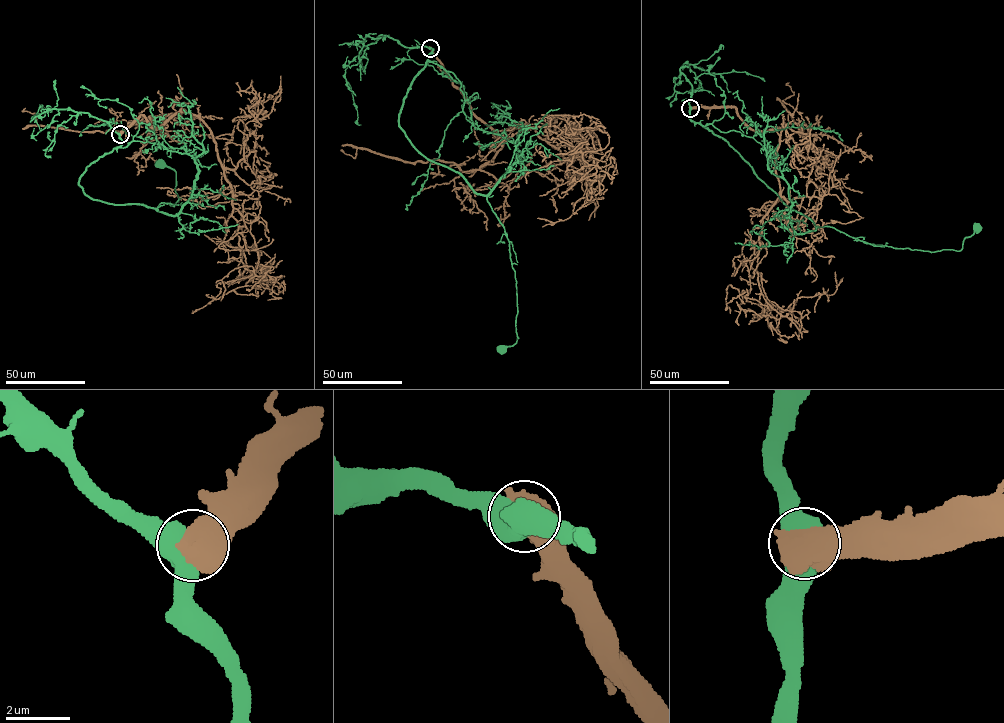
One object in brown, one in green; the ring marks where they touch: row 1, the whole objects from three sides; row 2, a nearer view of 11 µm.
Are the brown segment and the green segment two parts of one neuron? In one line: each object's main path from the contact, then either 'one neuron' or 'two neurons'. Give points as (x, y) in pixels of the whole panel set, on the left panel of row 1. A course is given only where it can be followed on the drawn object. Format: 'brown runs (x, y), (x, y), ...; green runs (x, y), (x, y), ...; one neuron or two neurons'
brown runs (120, 134), (178, 112), (209, 129), (224, 242), (250, 275), (261, 252), (204, 234); green runs (120, 134), (122, 145), (87, 167), (83, 192), (115, 204), (175, 205), (176, 172), (159, 164); two neurons

